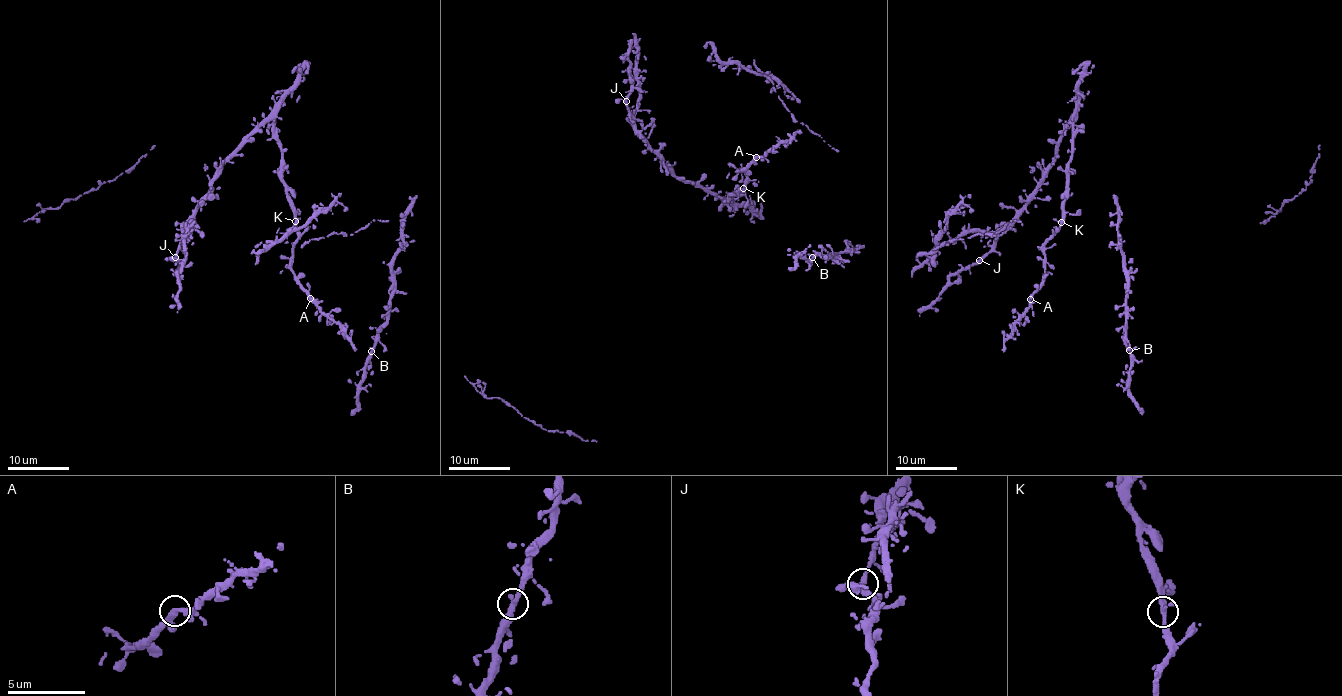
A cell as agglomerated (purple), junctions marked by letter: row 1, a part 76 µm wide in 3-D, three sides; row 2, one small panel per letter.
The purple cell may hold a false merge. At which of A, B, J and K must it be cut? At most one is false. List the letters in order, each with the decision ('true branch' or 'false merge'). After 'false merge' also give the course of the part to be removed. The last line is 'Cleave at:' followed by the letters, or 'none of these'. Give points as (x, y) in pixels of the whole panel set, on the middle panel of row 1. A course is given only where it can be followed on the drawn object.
A: true branch
B: true branch
J: true branch
K: true branch
Cleave at: none of these

